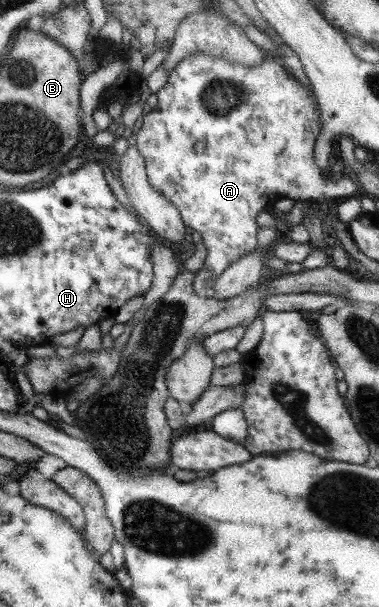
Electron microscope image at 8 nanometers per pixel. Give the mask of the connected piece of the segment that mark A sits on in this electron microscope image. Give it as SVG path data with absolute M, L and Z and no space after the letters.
M192 53L183 58L170 71L167 83L155 93L157 97L157 112L147 111L145 117L139 122L135 129L135 148L141 153L146 165L146 175L149 177L150 184L159 193L162 193L169 202L174 205L181 213L183 224L187 225L190 231L195 231L201 236L200 242L206 249L204 265L211 271L213 278L207 283L206 293L211 289L211 281L222 273L226 267L233 264L237 259L242 258L245 254L253 251L255 247L255 215L263 212L267 205L273 206L278 199L289 198L294 201L311 201L321 202L330 198L350 198L356 191L356 185L348 177L341 177L336 183L331 181L323 181L319 175L319 166L314 161L314 142L320 132L321 119L319 118L319 109L315 102L311 88L299 82L297 79L291 79L287 75L287 70L281 67L275 61L267 61L266 57L257 65L246 65L241 63L230 63L222 57L214 57L214 55L203 55L200 53Z

